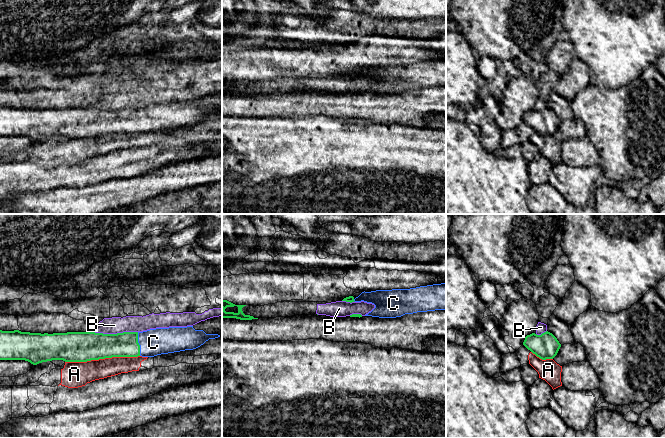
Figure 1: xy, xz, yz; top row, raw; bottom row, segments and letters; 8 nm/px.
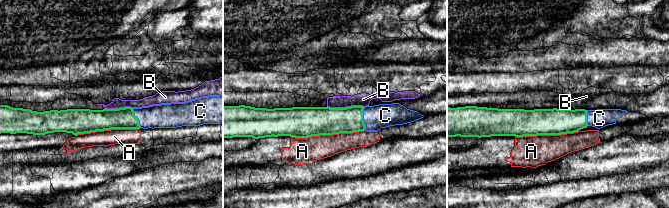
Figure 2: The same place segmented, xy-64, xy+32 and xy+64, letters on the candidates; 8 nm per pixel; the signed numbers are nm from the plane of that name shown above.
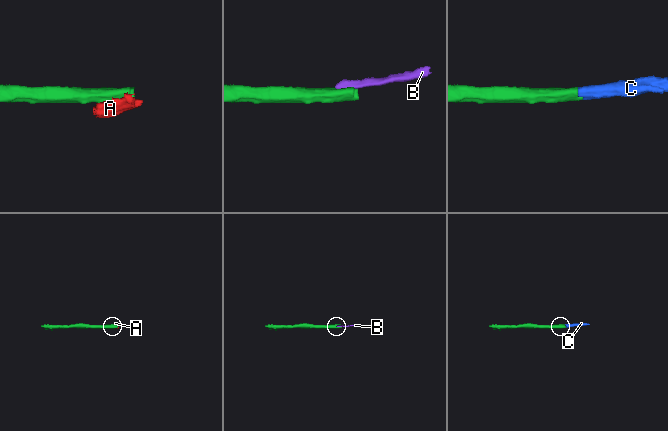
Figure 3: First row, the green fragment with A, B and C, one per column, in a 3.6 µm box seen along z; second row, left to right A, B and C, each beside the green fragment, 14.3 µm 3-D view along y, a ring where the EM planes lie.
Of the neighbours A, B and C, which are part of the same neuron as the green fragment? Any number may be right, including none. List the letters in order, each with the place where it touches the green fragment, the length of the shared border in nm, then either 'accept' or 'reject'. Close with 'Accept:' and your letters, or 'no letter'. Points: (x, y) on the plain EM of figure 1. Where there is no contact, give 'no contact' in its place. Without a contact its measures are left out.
A: meets green in xy at (102, 134); contact 600 nm long; reject
B: meets green in xy at (115, 110); contact 360 nm long; reject
C: meets green in xy at (138, 120); contact 190 nm long; accept
Accept: C

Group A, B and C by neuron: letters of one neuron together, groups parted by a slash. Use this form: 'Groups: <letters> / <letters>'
Groups: A / B / C

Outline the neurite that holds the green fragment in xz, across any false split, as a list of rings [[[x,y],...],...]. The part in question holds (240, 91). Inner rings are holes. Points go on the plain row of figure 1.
[[[222,76],[222,94],[236,94],[236,95],[240,95],[240,96],[258,95],[258,94],[254,94],[253,92],[250,92],[250,91],[245,91],[242,87],[242,84],[244,82],[246,82],[246,81],[235,81],[227,76]],[[234,82],[238,83],[237,89],[225,87],[225,85],[227,83],[234,83]]]

